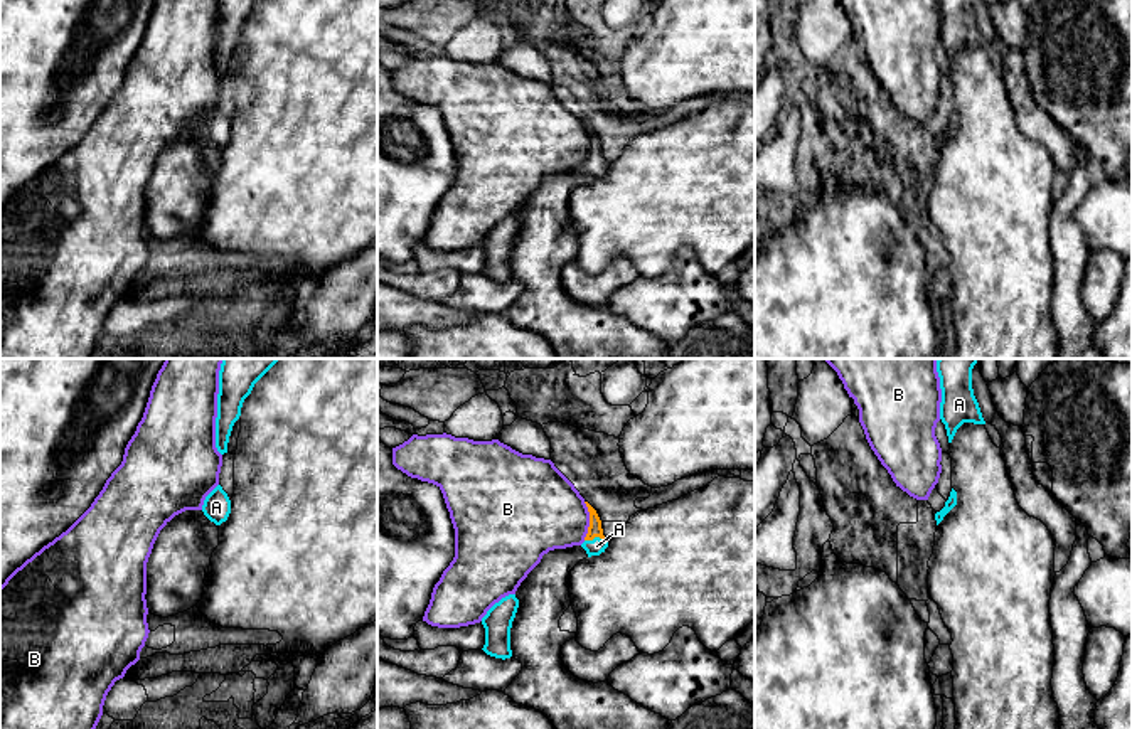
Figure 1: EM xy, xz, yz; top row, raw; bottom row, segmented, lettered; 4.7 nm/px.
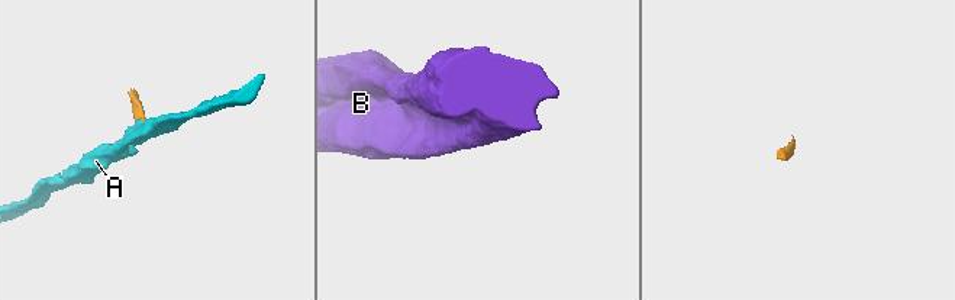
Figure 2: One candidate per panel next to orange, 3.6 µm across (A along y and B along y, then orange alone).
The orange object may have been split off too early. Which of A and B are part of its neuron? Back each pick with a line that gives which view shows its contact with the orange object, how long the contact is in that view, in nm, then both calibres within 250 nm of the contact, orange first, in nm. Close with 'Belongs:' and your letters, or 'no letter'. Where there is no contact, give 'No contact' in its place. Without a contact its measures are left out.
A: Touches orange in xz. Shared border 100 nm. Thickness 70 nm (orange) against 80 nm
Belongs: A

